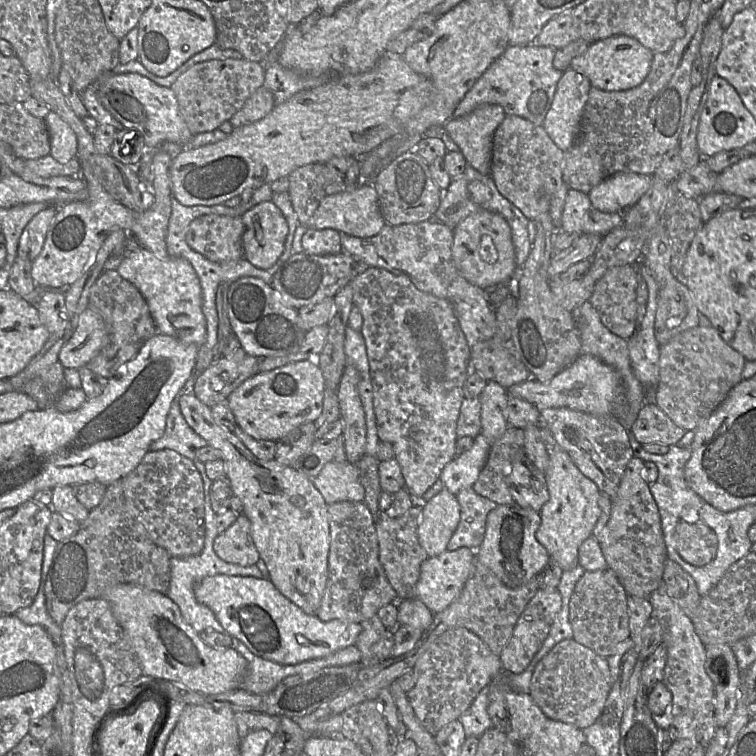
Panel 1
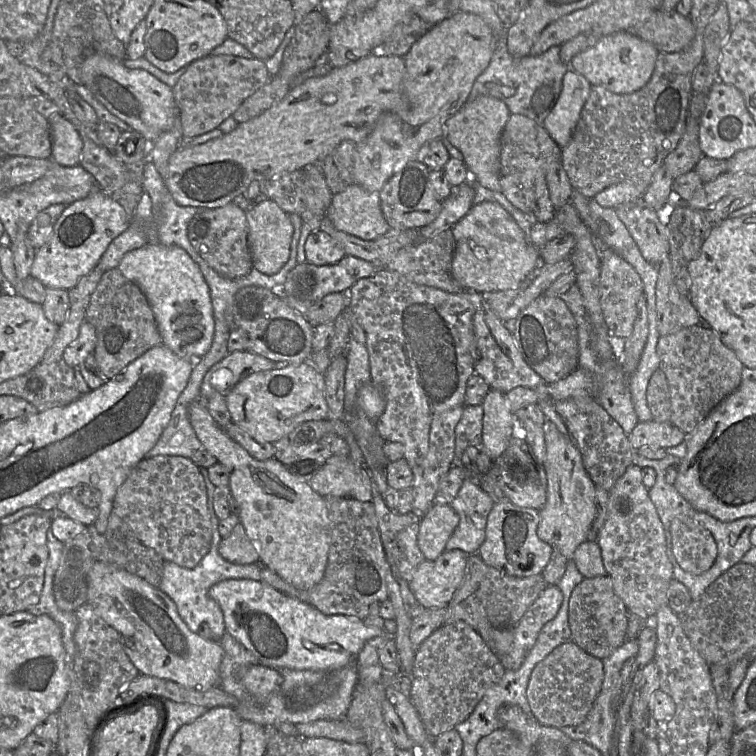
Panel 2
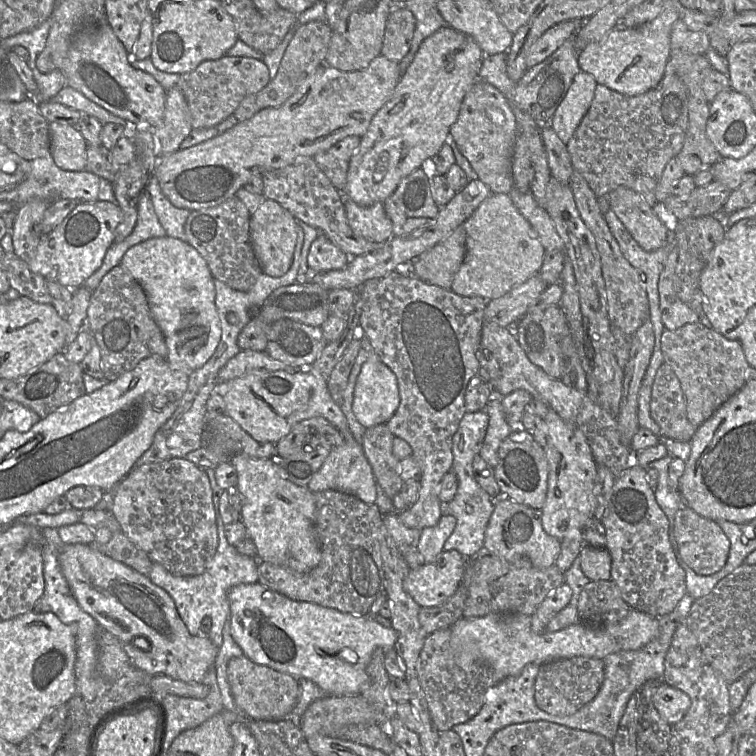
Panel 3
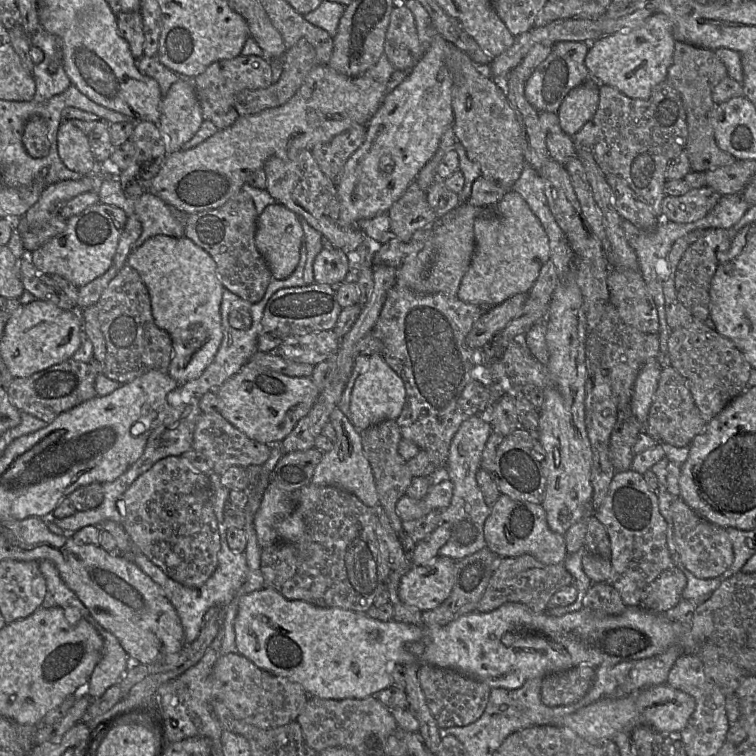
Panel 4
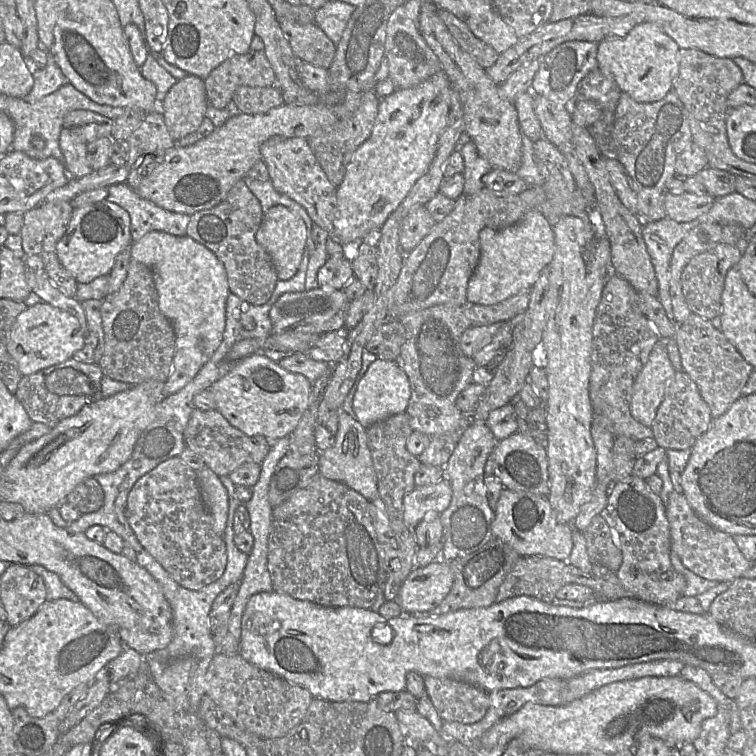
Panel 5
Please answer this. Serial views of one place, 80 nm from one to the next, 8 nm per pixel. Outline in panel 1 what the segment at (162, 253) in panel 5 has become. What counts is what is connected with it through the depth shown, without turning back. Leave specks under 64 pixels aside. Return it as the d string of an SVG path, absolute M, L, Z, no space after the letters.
M143 247L123 254L125 255L117 271L145 298L158 332L185 344L200 347L205 343L207 322L202 310L202 288L191 263L180 257L160 259Z

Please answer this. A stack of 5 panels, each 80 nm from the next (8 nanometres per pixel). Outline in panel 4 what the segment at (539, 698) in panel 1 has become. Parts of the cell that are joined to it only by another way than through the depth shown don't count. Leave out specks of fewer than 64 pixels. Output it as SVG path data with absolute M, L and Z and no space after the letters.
M577 666L543 677L540 692L543 704L548 707L567 706L582 699L594 682L596 668Z

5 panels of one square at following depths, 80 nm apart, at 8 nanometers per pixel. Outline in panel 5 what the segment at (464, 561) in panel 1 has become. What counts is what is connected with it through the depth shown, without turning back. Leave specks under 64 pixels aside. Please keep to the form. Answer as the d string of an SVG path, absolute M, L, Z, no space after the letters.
M435 560L425 567L414 567L394 601L404 613L429 615L449 594L452 585L453 573L449 564Z

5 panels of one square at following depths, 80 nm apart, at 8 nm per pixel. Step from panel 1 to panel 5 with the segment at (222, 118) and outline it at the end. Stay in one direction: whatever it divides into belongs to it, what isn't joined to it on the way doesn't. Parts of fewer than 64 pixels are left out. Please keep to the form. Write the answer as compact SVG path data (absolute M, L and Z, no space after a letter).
M264 50L236 54L214 68L204 79L207 105L223 109L240 86L276 85L276 75Z

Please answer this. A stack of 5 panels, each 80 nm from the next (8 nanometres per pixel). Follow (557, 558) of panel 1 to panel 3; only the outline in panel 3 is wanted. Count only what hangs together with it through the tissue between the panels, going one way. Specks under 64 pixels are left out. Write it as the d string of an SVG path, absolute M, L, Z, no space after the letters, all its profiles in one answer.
M552 409L548 410L543 420L547 426L544 451L548 464L548 480L546 500L541 509L542 526L548 535L562 541L571 530L583 529L593 519L598 465L582 431L564 421Z

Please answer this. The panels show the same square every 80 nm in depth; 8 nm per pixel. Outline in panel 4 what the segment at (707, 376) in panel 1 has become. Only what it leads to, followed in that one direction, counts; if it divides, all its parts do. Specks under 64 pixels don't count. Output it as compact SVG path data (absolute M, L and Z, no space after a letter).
M696 319L672 330L667 341L670 366L686 379L702 418L709 422L746 388L752 366L735 344Z

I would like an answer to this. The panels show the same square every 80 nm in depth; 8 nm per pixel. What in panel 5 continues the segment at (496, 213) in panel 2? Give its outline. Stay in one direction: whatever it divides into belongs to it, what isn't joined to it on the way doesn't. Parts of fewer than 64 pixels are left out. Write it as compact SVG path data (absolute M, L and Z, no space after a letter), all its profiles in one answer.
M537 210L528 211L520 221L503 229L483 228L479 232L480 259L469 279L467 302L494 305L530 290L551 263L555 252L553 227Z

